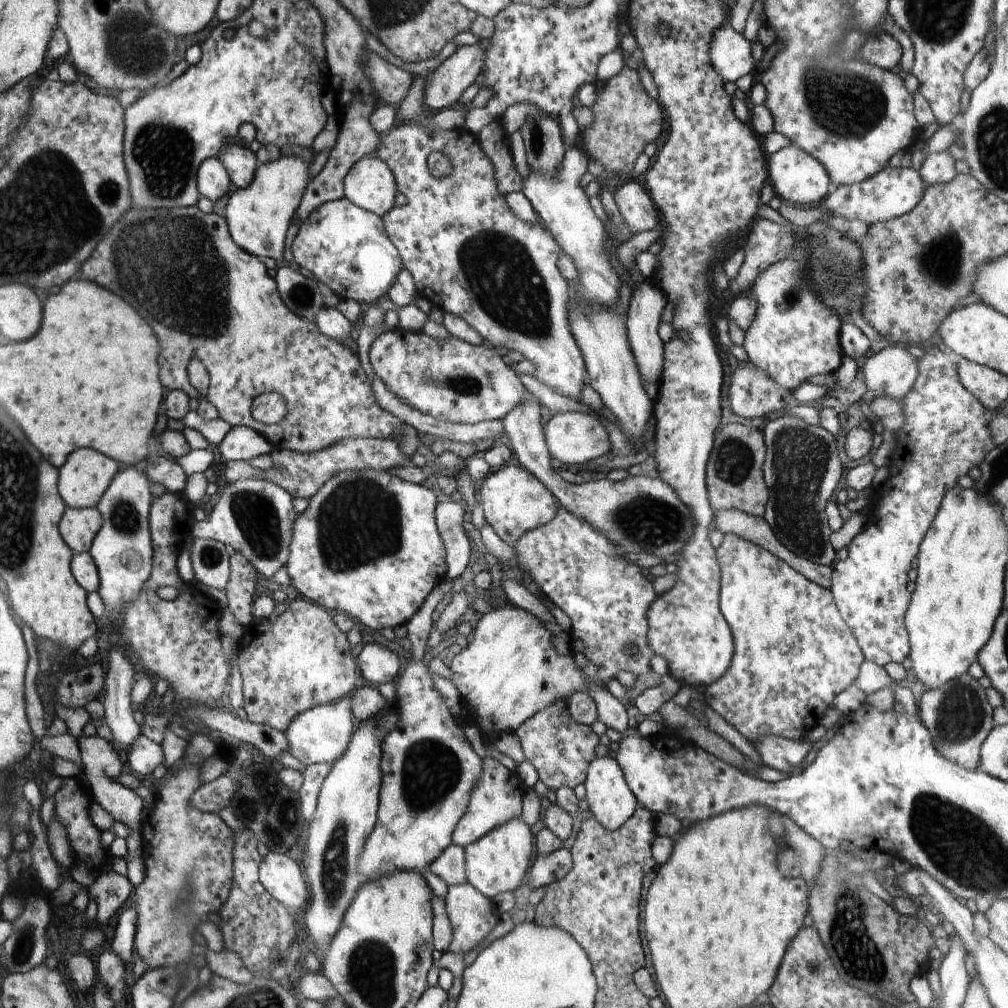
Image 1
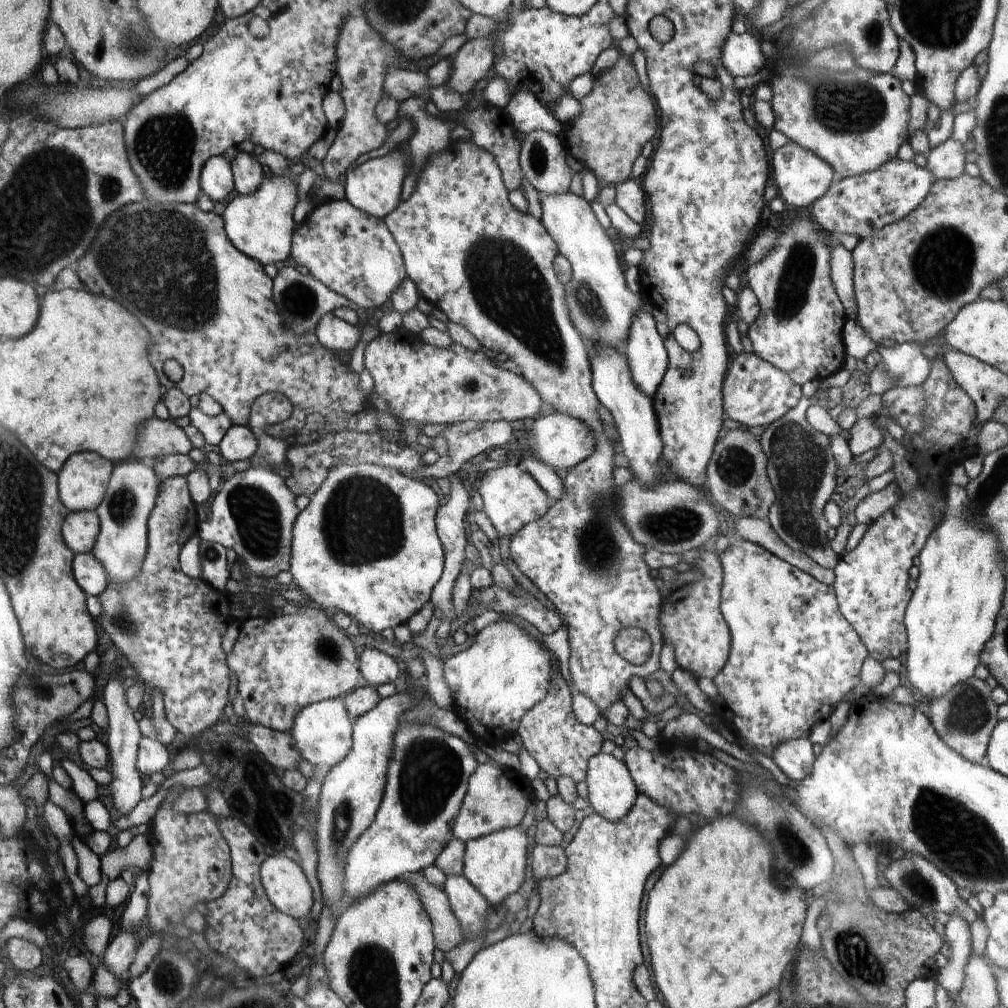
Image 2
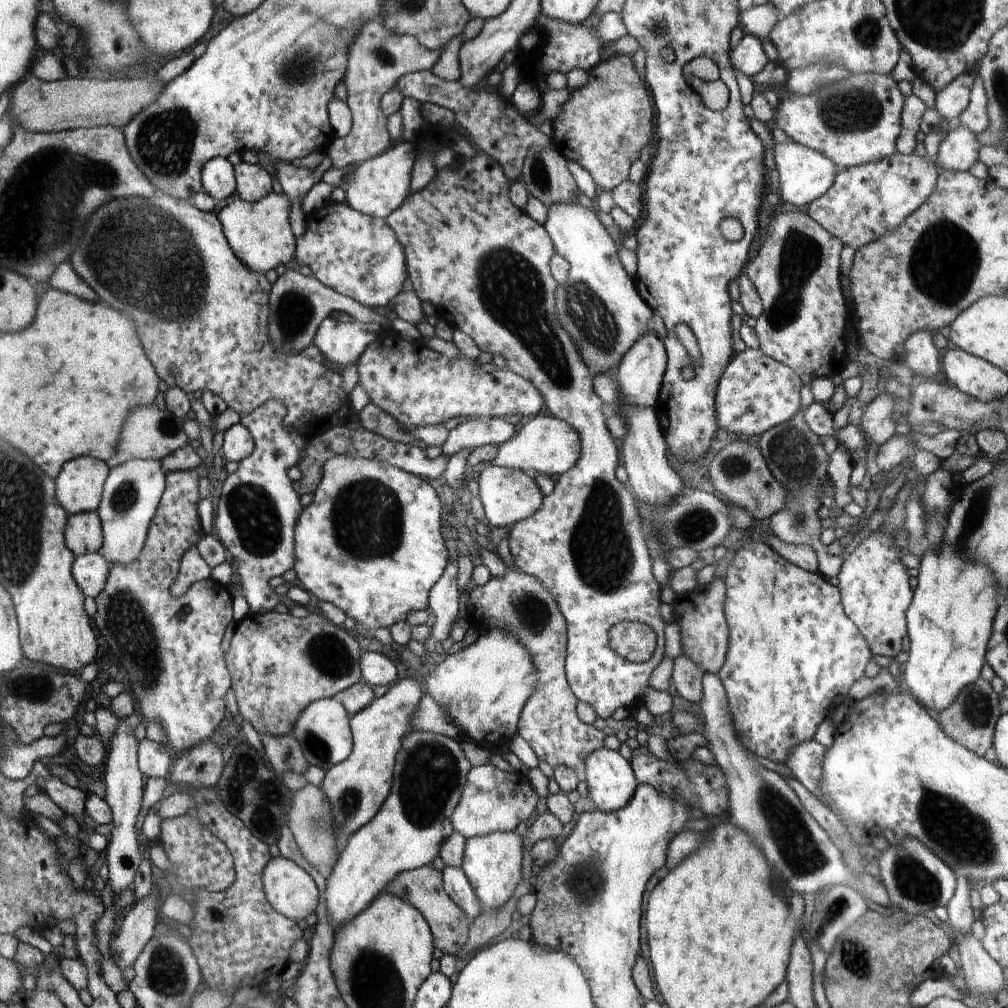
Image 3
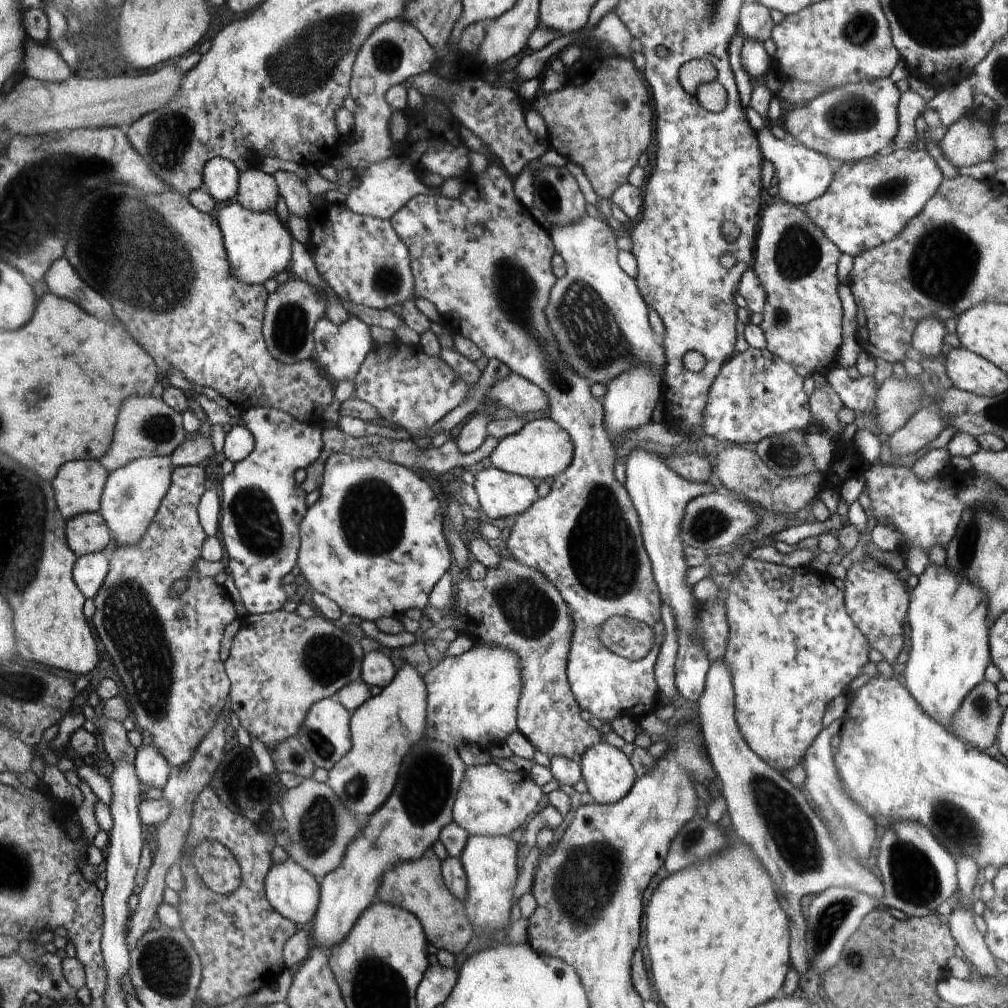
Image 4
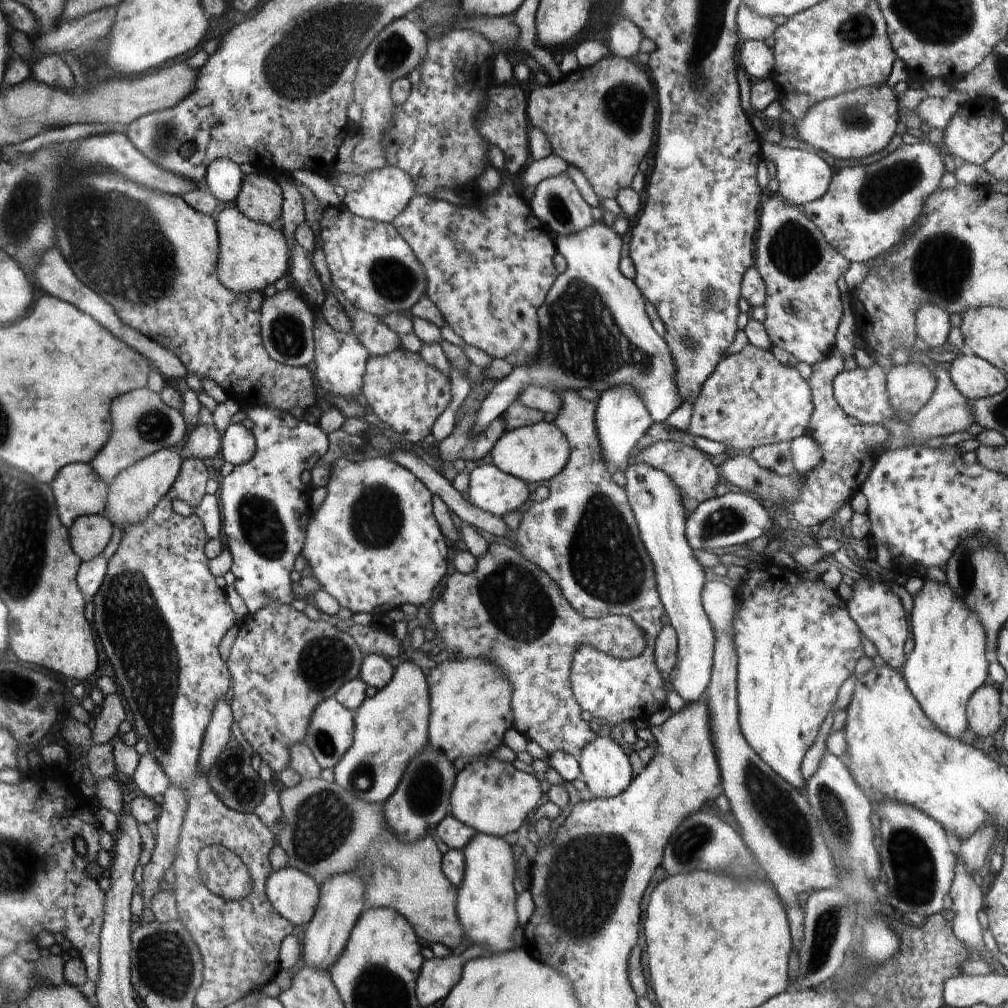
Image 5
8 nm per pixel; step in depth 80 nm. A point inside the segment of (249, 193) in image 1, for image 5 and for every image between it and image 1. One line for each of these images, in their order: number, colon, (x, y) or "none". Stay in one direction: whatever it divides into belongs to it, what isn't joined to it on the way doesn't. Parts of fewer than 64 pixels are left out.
2: (261, 225)
3: (259, 232)
4: (258, 244)
5: (250, 256)

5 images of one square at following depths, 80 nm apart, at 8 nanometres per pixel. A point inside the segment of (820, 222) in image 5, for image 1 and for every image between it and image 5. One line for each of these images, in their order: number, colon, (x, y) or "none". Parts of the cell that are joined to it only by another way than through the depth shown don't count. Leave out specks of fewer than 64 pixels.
1: (892, 192)
2: (859, 205)
3: (864, 203)
4: (868, 203)

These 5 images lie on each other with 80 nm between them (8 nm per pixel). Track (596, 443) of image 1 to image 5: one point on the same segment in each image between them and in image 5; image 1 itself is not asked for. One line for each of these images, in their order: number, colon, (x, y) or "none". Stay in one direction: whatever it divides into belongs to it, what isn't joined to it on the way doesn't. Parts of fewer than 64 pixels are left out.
2: (562, 441)
3: (546, 444)
4: (541, 449)
5: (535, 453)

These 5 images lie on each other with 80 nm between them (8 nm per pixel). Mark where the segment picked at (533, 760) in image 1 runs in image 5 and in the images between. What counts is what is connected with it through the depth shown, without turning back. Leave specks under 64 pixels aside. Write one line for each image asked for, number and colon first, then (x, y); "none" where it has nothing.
2: (550, 732)
3: (517, 602)
4: (513, 605)
5: (507, 610)

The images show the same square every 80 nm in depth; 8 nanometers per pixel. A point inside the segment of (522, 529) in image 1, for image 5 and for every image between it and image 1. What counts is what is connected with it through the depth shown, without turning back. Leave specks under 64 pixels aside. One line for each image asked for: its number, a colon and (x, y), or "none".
2: (512, 498)
3: (508, 496)
4: (500, 494)
5: (491, 490)

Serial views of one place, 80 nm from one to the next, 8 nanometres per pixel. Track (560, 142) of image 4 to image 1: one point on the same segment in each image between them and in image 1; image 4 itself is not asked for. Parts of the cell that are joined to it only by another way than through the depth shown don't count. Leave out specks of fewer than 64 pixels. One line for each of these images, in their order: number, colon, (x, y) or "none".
1: (626, 118)
2: (618, 117)
3: (603, 126)

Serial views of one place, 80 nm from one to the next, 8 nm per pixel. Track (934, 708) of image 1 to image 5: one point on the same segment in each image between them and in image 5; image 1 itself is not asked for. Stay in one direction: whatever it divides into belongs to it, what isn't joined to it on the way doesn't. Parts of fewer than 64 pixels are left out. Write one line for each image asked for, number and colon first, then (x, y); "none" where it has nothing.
2: (963, 717)
3: (970, 720)
4: (977, 721)
5: (983, 708)

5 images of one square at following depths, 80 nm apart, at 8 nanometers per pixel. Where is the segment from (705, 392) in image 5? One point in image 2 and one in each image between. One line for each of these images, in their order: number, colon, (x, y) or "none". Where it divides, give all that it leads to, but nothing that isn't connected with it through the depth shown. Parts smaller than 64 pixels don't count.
2: (755, 393)
3: (755, 393)
4: (756, 395)

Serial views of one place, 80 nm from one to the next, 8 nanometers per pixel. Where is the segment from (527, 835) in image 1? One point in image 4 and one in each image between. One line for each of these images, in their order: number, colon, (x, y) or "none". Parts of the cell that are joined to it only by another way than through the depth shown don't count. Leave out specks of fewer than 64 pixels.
2: (494, 864)
3: (492, 863)
4: (489, 862)

